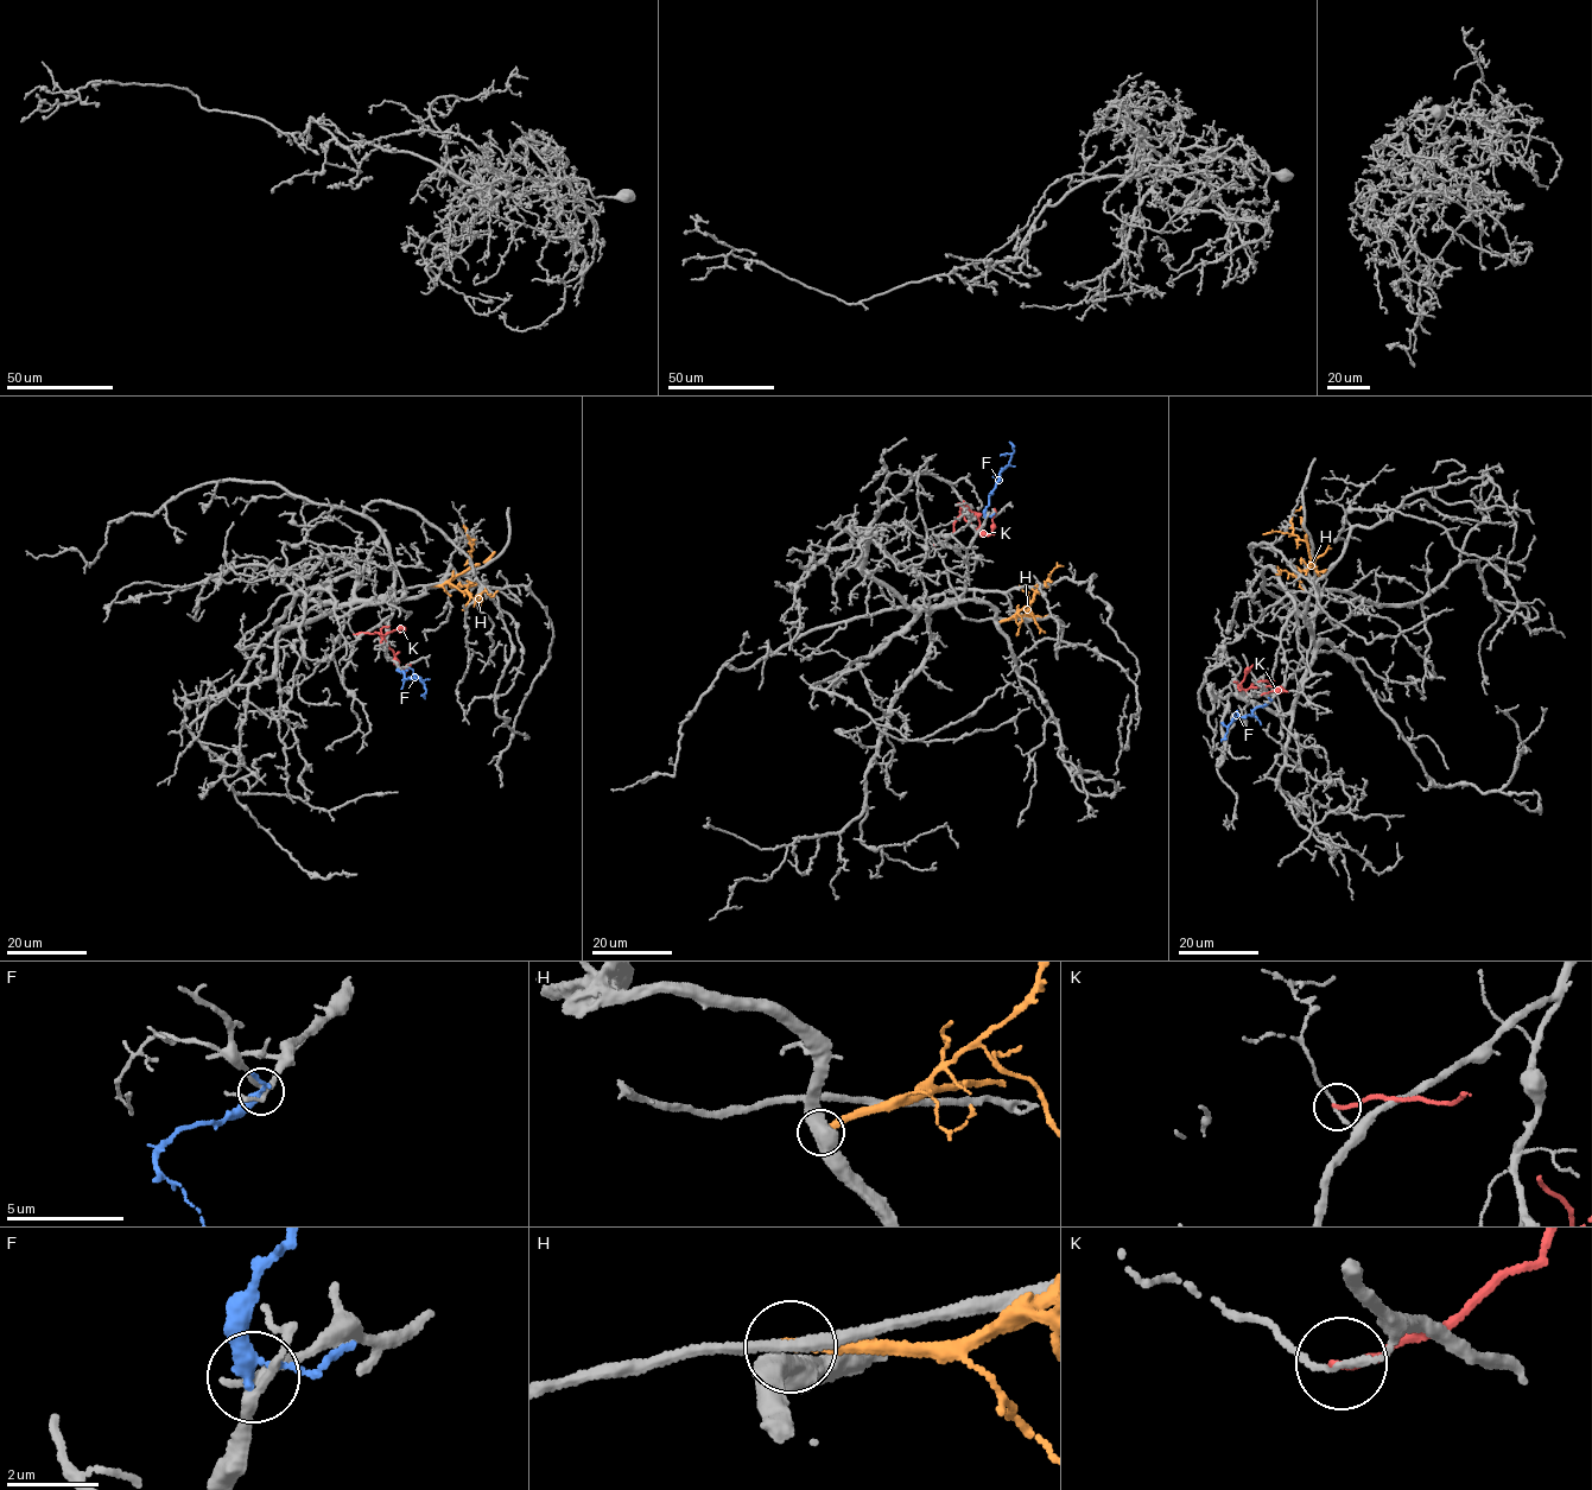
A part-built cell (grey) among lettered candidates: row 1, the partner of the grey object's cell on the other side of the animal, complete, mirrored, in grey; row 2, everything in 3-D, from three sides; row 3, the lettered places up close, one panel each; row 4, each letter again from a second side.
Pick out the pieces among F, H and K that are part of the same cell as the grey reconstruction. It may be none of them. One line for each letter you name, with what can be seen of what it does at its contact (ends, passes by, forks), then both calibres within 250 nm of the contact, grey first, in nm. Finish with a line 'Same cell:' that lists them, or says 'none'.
Same cell: none

